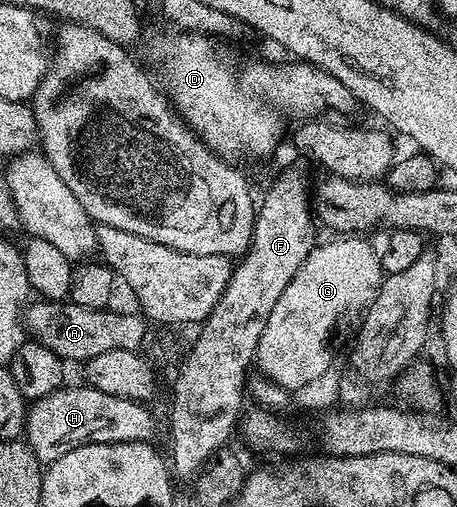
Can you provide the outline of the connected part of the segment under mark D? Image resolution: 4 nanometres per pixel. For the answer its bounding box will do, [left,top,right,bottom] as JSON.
[154,33,360,161]

